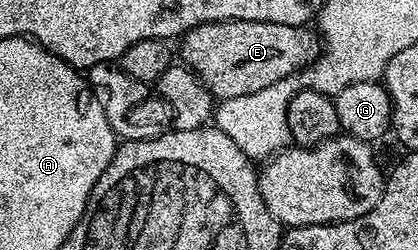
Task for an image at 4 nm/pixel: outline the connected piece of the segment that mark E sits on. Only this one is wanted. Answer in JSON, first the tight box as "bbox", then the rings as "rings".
{"bbox":[178,21,322,101],"rings":[[[211,21],[199,25],[183,34],[178,45],[178,57],[201,83],[207,87],[213,98],[225,101],[238,99],[238,95],[254,95],[262,87],[270,87],[282,79],[299,74],[312,64],[321,52],[322,45],[315,32],[303,25],[283,25],[282,23],[262,23],[261,21]]]}

